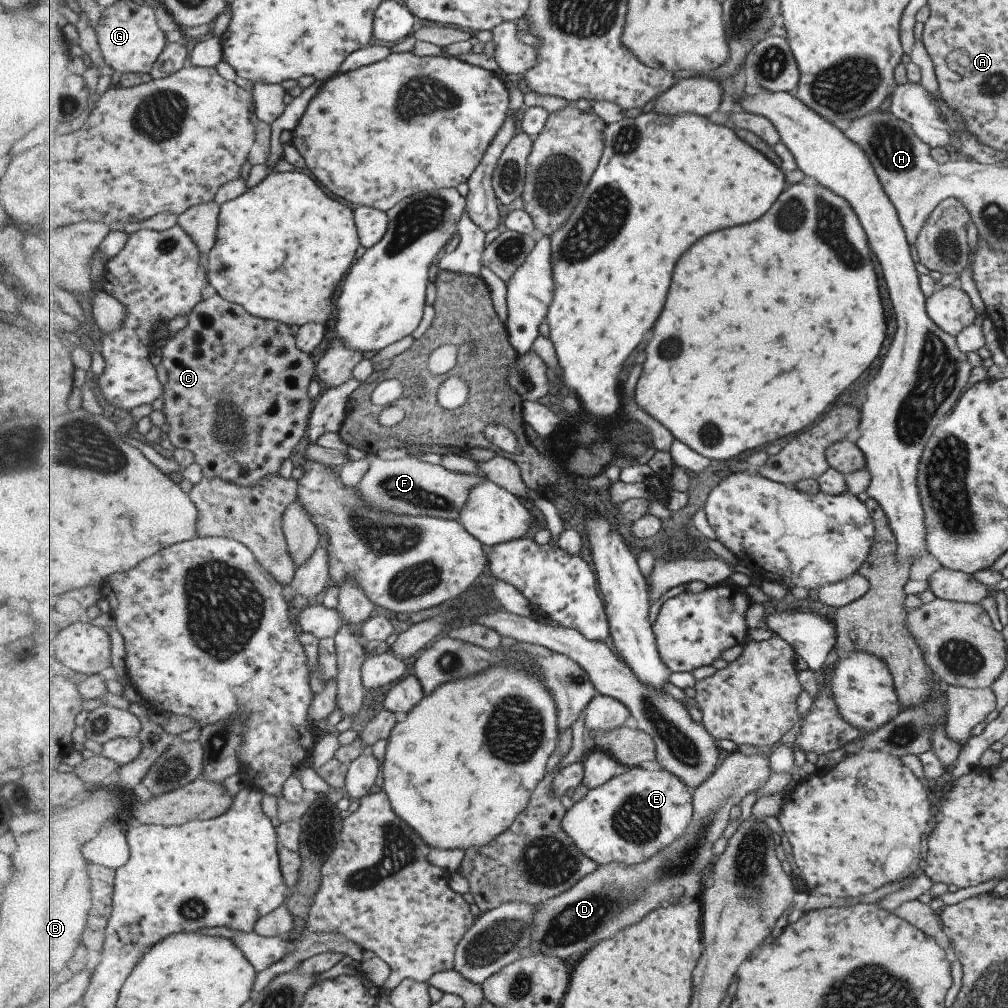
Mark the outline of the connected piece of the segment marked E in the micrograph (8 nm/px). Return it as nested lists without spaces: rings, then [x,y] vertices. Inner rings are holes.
[[[633,767],[606,784],[591,789],[585,798],[575,802],[562,820],[562,830],[585,857],[591,858],[599,866],[612,863],[635,865],[671,847],[688,830],[693,820],[693,791],[685,782],[666,769],[651,772],[645,768]]]

